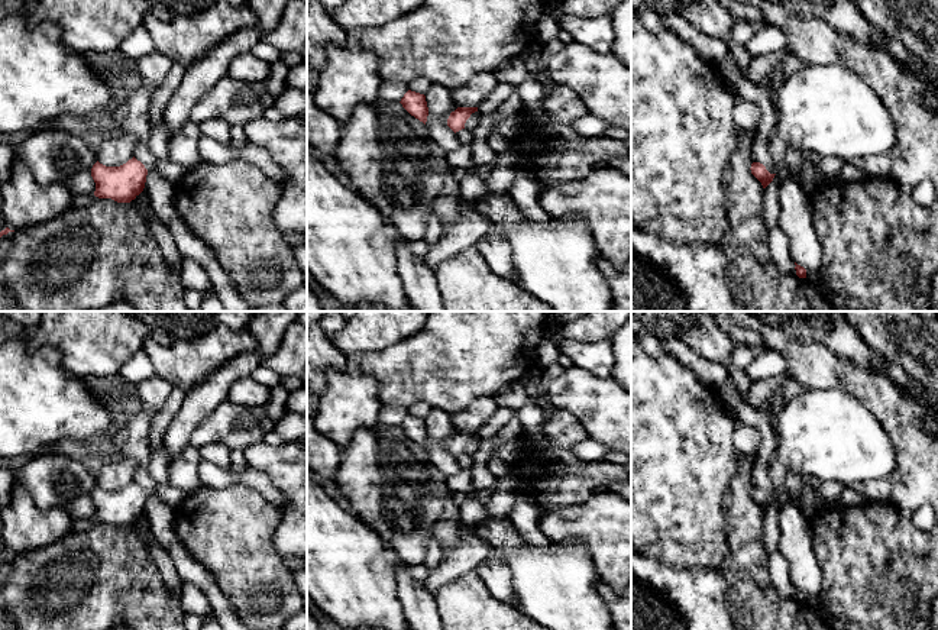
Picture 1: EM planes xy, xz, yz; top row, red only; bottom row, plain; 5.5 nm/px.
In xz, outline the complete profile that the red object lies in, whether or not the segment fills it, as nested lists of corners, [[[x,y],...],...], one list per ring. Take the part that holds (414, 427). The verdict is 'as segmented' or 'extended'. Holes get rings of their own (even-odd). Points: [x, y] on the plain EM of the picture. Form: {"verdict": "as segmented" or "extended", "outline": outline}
{"verdict": "as segmented", "outline": [[[408,414],[400,427],[411,440],[414,440],[426,449],[428,432],[424,419]]]}

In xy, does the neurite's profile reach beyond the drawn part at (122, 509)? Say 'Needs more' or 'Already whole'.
Already whole

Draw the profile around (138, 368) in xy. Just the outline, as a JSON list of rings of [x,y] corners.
[[[139,350],[120,368],[119,377],[132,387],[136,387],[138,384],[152,377],[153,374],[155,369],[148,356],[148,352]]]

